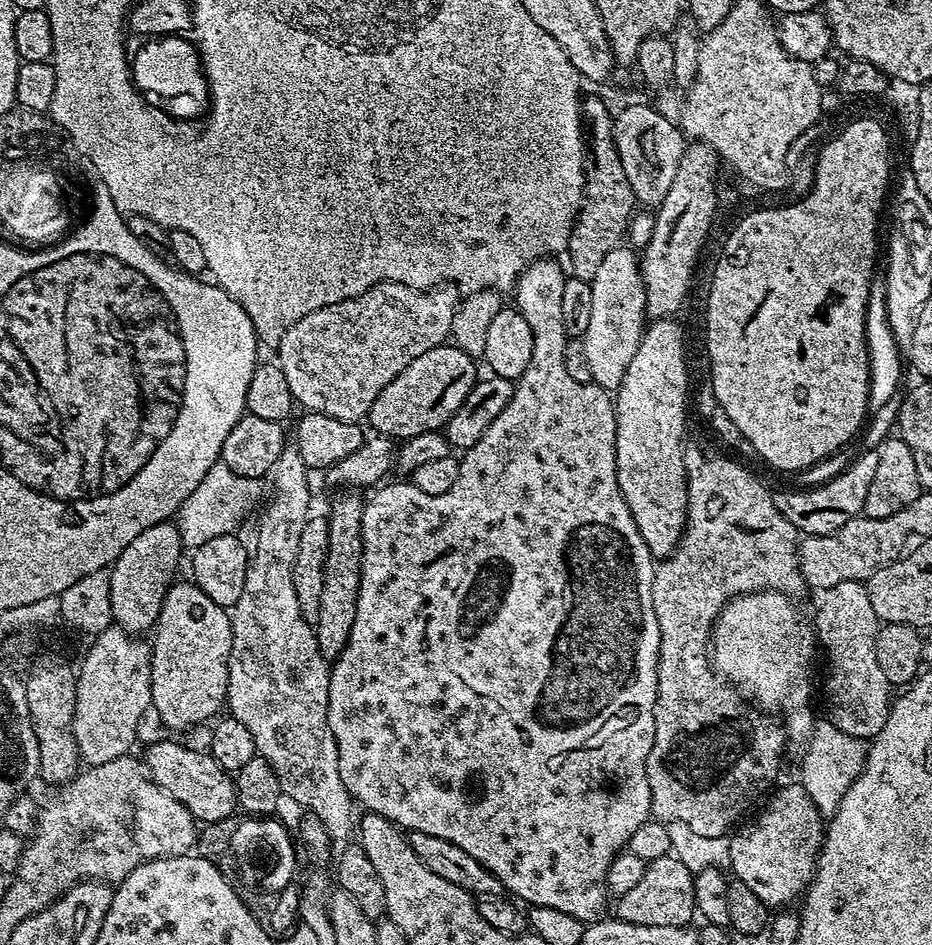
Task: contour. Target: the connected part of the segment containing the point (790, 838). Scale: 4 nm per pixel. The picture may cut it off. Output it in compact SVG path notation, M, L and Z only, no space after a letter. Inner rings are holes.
M800 782L777 787L764 806L730 836L729 869L735 879L746 882L769 909L797 903L807 892L824 843L825 821Z

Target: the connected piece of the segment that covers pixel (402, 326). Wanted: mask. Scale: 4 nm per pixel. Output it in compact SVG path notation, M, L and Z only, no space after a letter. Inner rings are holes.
M387 280L360 296L314 310L306 314L306 318L298 318L298 322L282 334L278 345L278 363L282 374L286 374L293 401L299 407L301 404L301 409L330 414L330 418L338 418L342 422L354 424L363 421L370 406L374 406L374 398L378 398L378 394L382 394L387 384L394 382L394 378L398 378L398 374L402 374L414 358L426 354L426 350L434 350L434 346L445 343L451 337L452 323L461 301L462 293L455 286L425 290Z

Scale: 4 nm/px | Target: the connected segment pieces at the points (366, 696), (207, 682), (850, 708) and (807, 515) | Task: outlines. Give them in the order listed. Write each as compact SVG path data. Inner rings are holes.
M552 258L536 260L533 264L529 264L517 279L514 289L514 297L516 296L514 307L532 327L534 354L530 358L530 366L526 366L519 380L515 381L516 390L506 410L502 410L502 414L498 414L498 418L494 418L494 422L486 426L486 434L482 434L480 441L459 457L460 469L454 486L451 486L446 494L433 496L423 493L412 482L385 483L371 493L372 497L367 497L362 516L362 574L358 594L358 614L354 614L354 630L350 630L350 638L342 654L336 657L328 673L328 721L330 722L330 734L334 734L334 742L338 746L338 774L342 774L342 786L346 786L346 790L359 807L361 804L361 809L386 818L401 830L434 834L434 838L446 838L446 842L452 842L454 846L458 846L458 850L466 850L466 854L470 854L474 862L482 862L482 866L486 866L486 870L490 870L490 874L498 878L503 891L511 894L517 901L528 906L550 906L554 910L563 910L566 914L574 914L574 918L578 918L587 926L596 923L597 920L605 919L607 912L604 911L607 908L609 911L610 897L606 876L610 870L610 862L614 862L614 858L627 849L630 834L634 834L634 830L638 830L638 826L645 824L652 816L650 786L646 778L646 758L654 746L654 706L658 690L660 631L658 630L658 618L654 614L654 598L652 597L654 557L652 551L646 546L646 542L642 542L642 534L638 534L634 514L630 514L630 506L626 506L626 498L622 498L622 490L618 486L616 405L606 389L594 383L578 382L575 378L570 378L570 373L566 370L566 346L570 339L566 334L566 326L562 326L562 288L566 272L563 267L560 269L554 261L555 259Z
M195 582L180 583L173 583L166 594L150 636L152 708L168 728L207 725L228 699L228 659L232 645L229 609L206 598Z
M862 582L839 583L837 587L828 587L820 593L820 600L816 606L816 614L812 617L814 634L826 652L826 674L824 676L824 716L839 731L852 737L871 740L878 735L889 717L892 701L892 685L889 678L878 665L877 634L880 621L874 613L874 606L870 603L867 585Z
M879 451L864 452L845 472L840 472L829 484L812 488L809 492L776 492L774 499L778 510L804 536L828 536L846 522L861 515L866 502L866 490L874 482L874 470L878 470Z

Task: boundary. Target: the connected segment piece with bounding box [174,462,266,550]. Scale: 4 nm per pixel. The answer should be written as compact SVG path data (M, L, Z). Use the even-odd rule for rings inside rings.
M222 462L210 466L210 470L206 470L206 478L198 482L198 486L194 488L194 494L190 494L186 502L182 502L179 512L174 517L181 545L191 550L202 546L202 542L210 542L210 538L233 535L237 531L236 527L252 511L255 513L258 505L265 499L266 488L262 485L260 480L234 474L234 470L230 470ZM256 503L258 503L257 508Z

